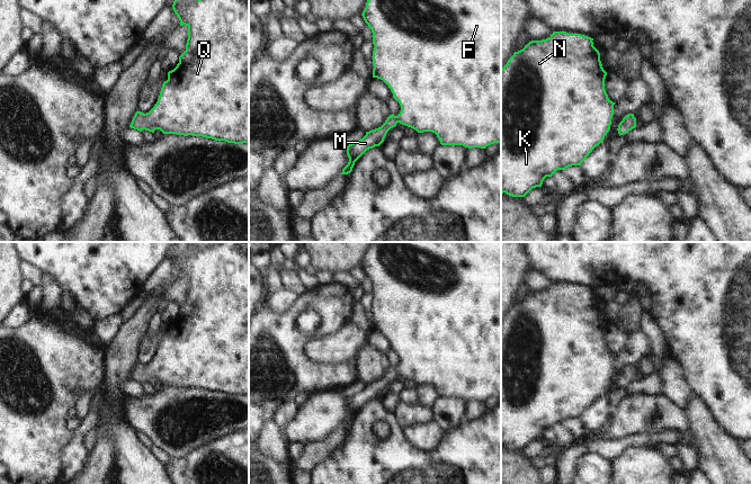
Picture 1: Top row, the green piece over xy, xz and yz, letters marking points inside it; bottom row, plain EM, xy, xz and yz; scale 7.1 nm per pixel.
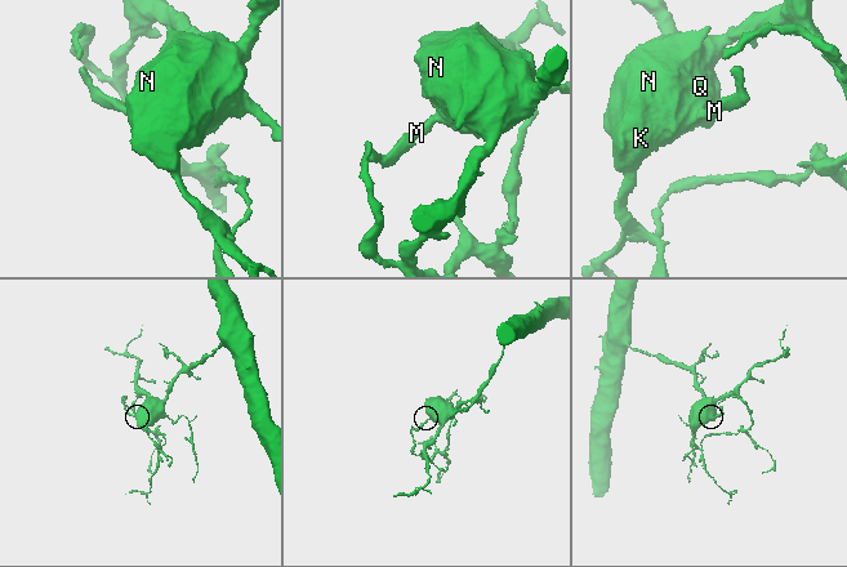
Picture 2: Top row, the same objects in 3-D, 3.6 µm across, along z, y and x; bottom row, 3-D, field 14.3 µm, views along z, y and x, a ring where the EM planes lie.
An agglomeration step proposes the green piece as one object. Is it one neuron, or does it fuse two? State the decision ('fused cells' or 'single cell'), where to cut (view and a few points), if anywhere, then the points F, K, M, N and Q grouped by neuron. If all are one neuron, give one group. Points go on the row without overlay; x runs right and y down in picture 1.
single cell | no cut | F K M N Q

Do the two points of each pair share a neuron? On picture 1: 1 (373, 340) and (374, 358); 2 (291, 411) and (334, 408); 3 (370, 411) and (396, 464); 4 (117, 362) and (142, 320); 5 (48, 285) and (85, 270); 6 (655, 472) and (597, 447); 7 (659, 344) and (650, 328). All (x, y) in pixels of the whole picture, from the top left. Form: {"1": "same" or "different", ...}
{"1": "different", "2": "different", "3": "same", "4": "same", "5": "different", "6": "different", "7": "same"}

